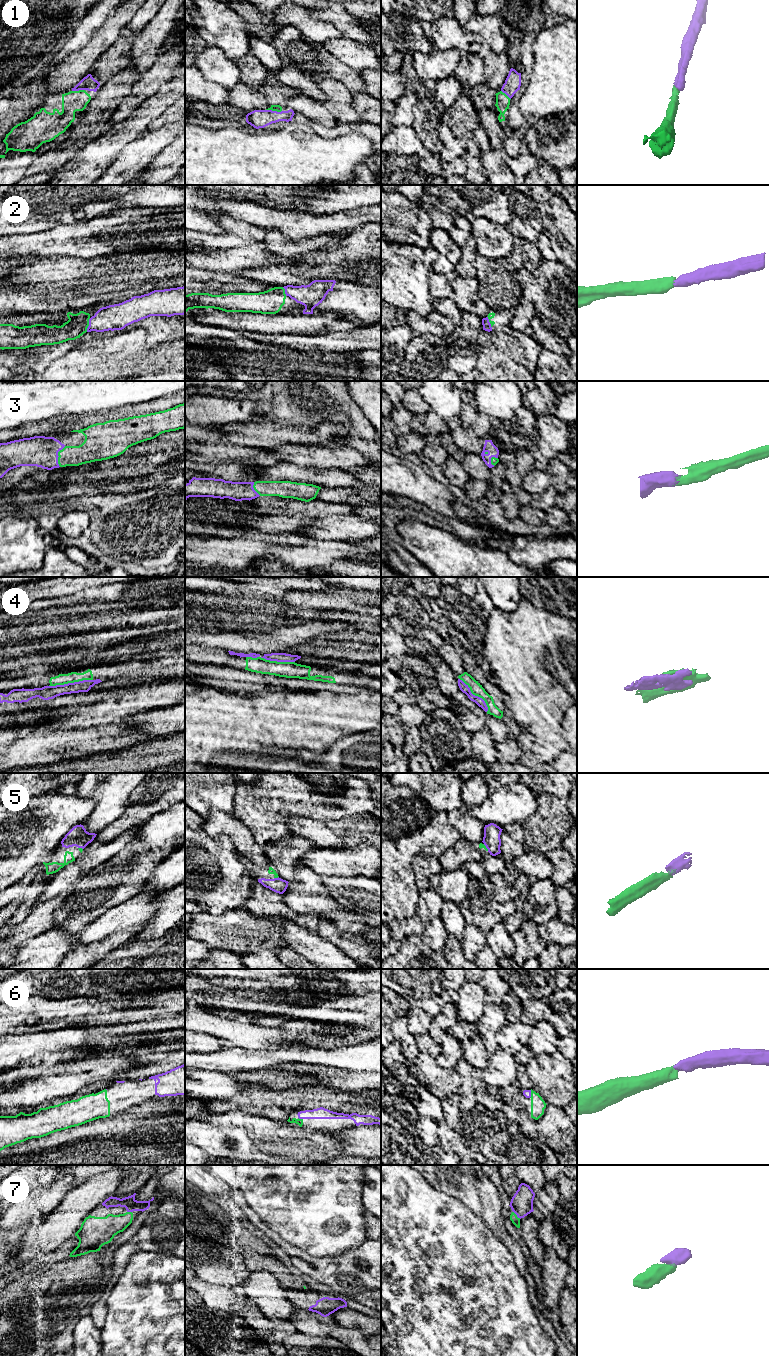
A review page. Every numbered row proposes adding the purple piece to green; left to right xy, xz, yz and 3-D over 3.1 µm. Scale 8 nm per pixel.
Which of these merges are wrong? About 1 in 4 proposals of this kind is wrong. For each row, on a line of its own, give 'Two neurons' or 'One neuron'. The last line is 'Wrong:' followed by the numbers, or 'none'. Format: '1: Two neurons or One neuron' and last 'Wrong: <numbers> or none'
1: One neuron
2: One neuron
3: One neuron
4: One neuron
5: One neuron
6: One neuron
7: One neuron
Wrong: none

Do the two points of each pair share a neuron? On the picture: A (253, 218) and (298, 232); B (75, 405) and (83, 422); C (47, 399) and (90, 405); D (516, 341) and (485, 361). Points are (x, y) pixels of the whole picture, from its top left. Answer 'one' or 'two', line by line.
A: one
B: two
C: one
D: one

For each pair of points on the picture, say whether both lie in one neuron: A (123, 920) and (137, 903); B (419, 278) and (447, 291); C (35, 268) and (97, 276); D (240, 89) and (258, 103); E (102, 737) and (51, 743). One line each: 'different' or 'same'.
A: same
B: different
C: same
D: same
E: same

